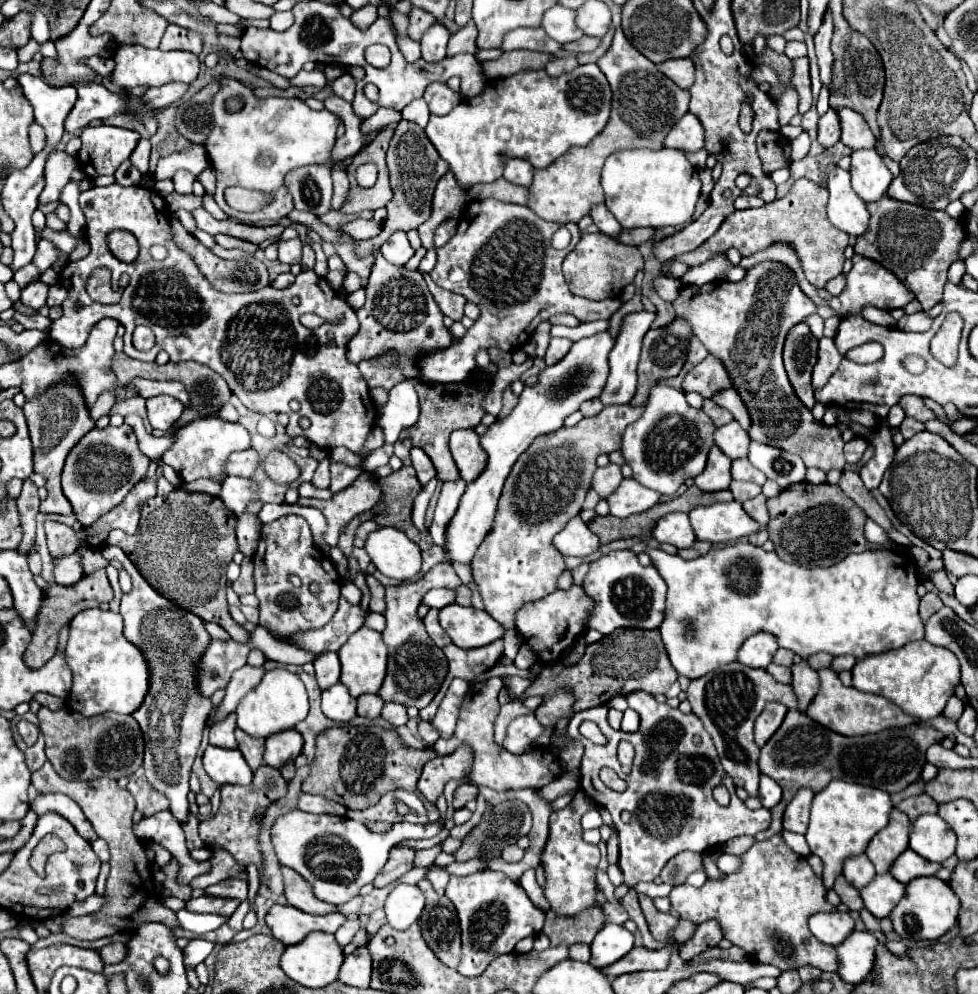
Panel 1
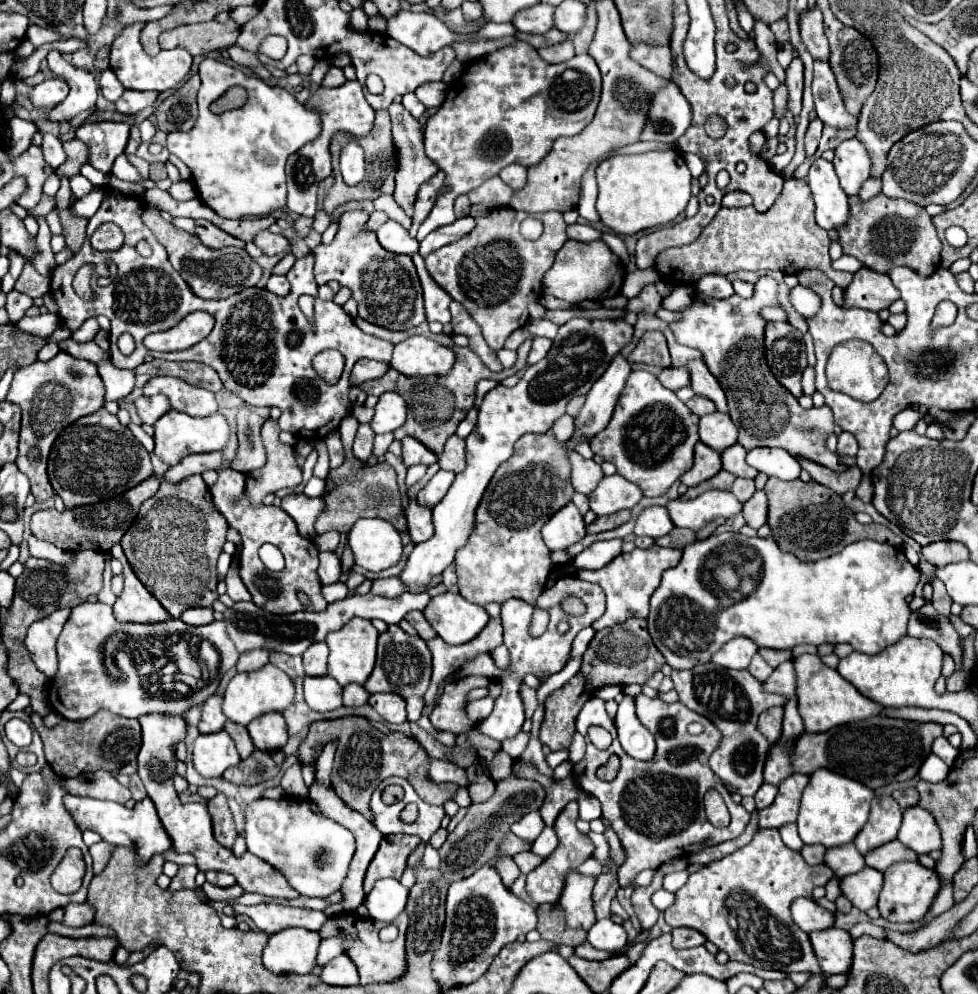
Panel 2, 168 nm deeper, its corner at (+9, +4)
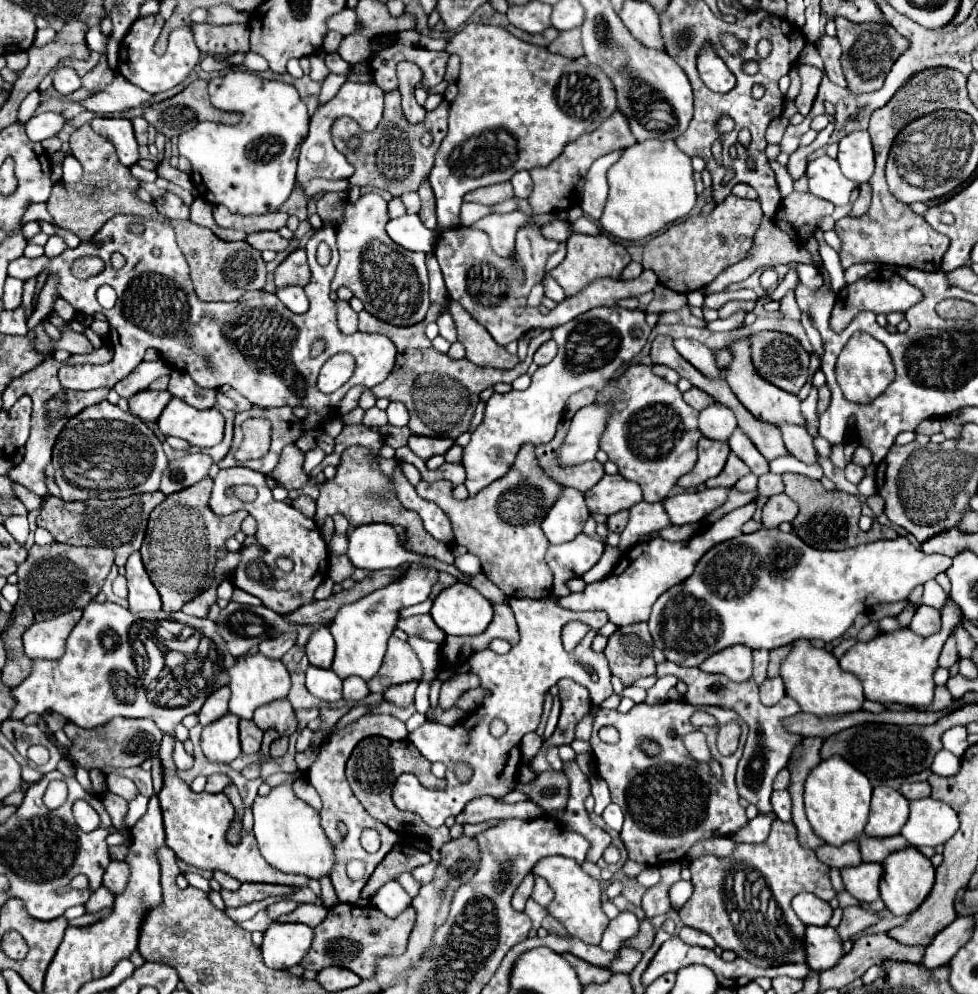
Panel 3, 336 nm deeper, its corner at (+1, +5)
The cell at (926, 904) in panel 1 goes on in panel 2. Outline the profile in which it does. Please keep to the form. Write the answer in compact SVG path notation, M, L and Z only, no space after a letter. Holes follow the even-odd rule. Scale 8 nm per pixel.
M899 862L891 866L885 874L885 884L879 896L879 912L889 922L917 922L921 920L939 892L939 876L935 870L927 870L919 862Z

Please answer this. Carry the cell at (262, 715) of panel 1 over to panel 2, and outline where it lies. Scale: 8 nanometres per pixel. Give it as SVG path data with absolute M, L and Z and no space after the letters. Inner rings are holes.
M265 664L261 670L249 674L235 674L225 690L223 714L241 726L249 726L253 720L261 718L269 712L283 712L295 700L295 686L291 678L273 664Z

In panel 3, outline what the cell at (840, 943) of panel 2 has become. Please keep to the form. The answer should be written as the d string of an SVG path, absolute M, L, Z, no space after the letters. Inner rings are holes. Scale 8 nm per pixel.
M809 925L805 929L805 953L805 963L813 971L825 971L843 957L843 943L833 927Z

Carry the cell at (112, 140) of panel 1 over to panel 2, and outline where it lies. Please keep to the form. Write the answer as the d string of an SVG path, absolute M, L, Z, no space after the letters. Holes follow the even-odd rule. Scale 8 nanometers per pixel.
M83 122L77 128L77 138L89 150L89 164L109 174L113 160L123 154L127 146L129 126L125 122Z

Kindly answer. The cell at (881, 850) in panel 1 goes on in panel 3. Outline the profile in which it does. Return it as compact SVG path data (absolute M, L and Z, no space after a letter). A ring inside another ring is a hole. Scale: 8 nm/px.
M875 787L871 813L865 825L869 837L897 835L909 817L909 801L893 787Z

